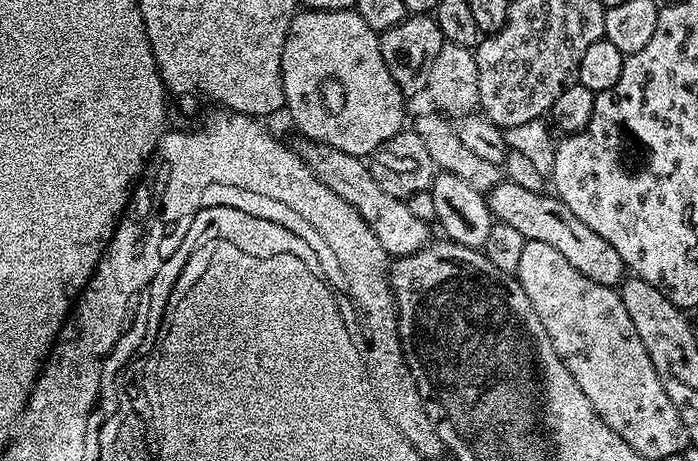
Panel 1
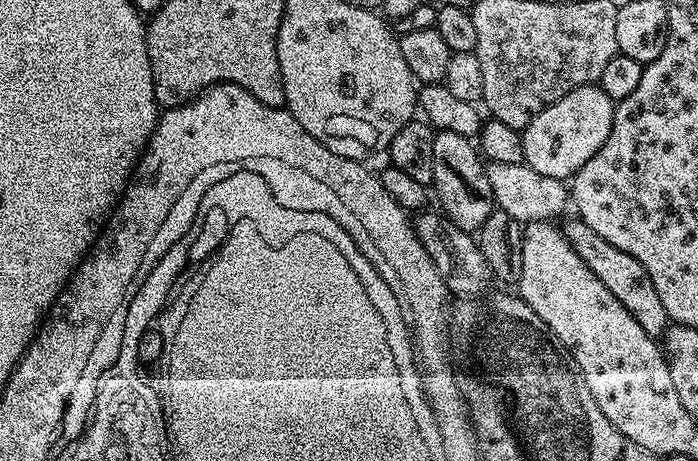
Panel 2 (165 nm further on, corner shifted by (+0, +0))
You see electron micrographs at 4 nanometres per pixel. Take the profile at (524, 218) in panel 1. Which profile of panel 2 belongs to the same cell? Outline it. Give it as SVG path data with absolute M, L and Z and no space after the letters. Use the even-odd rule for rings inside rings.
M571 219L563 221L565 224L562 224L562 231L570 242L570 246L574 246L574 254L578 254L578 258L582 258L582 262L586 262L586 266L590 266L590 271L614 294L614 298L618 299L618 302L621 302L622 306L630 311L630 314L634 315L635 321L642 330L645 330L646 334L650 334L654 338L661 337L670 321L665 306L662 305L662 300L654 289L654 282L646 273L645 267L626 251L618 249L618 246L613 246L600 237L595 230L590 230L590 226L586 226L584 220Z

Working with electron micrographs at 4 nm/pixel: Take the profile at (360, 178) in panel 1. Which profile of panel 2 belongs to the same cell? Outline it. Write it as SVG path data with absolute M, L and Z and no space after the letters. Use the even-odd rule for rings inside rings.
M421 211L414 220L416 233L426 250L426 254L430 254L430 258L434 262L438 274L443 278L444 284L453 297L461 296L464 300L473 299L472 301L475 301L477 298L485 295L493 287L491 284L494 284L494 277L490 266L487 265L486 258L482 256L482 250L480 249L477 237L471 232L464 232L458 226L454 226L454 222L450 222L448 217L439 211L436 211L437 213L428 211Z

